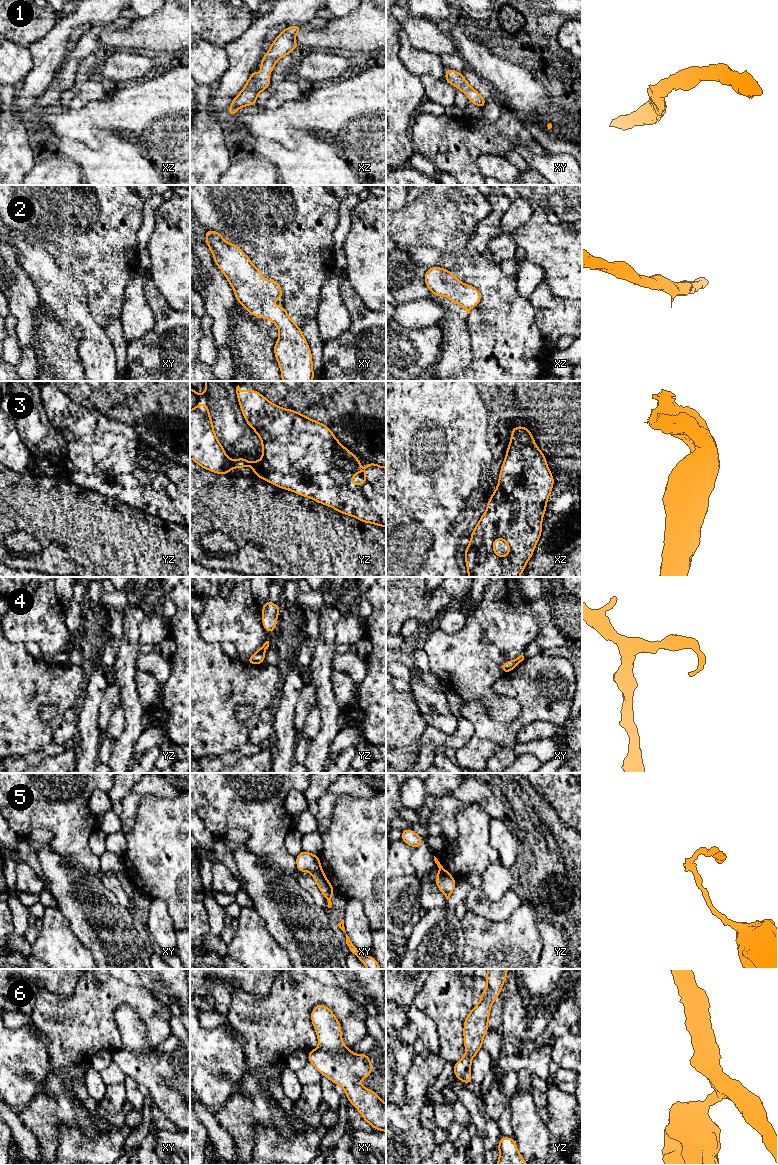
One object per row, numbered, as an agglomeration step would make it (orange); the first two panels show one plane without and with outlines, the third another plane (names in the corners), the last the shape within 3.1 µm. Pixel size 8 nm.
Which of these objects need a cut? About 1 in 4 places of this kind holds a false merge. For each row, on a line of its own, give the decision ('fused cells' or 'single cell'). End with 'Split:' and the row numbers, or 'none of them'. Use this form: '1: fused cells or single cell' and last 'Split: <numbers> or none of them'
1: single cell
2: single cell
3: single cell
4: single cell
5: fused cells
6: single cell
Split: 5

